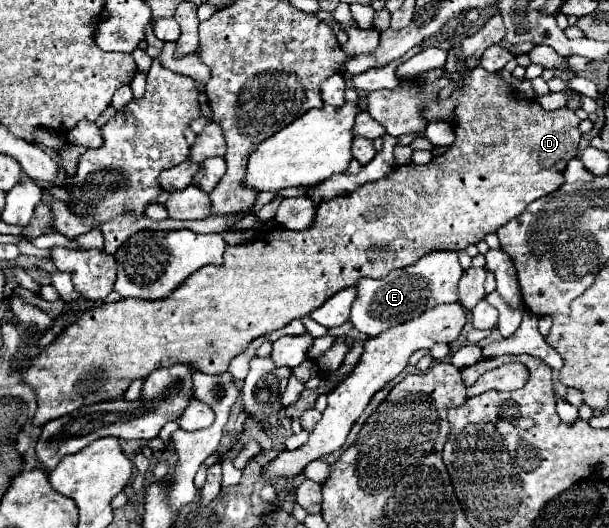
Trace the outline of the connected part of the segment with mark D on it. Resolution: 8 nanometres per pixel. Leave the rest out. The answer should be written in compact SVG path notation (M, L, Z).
M482 66L466 72L464 88L456 90L452 98L458 98L458 108L454 110L458 114L454 124L456 142L430 164L398 166L382 180L368 182L346 196L320 202L316 222L308 230L292 232L274 228L258 234L248 246L228 246L222 266L196 270L172 294L160 300L122 298L120 302L82 312L24 372L22 380L34 386L38 396L34 424L42 426L82 406L120 398L132 380L146 380L148 372L156 368L192 364L200 372L222 374L248 342L310 314L338 290L354 286L358 278L384 278L390 270L412 266L412 262L418 262L428 252L464 250L470 244L478 244L486 234L496 232L522 214L530 202L556 192L564 184L564 162L576 158L582 138L578 130L580 118L572 110L558 108L544 112L538 102L512 96L508 86Z

